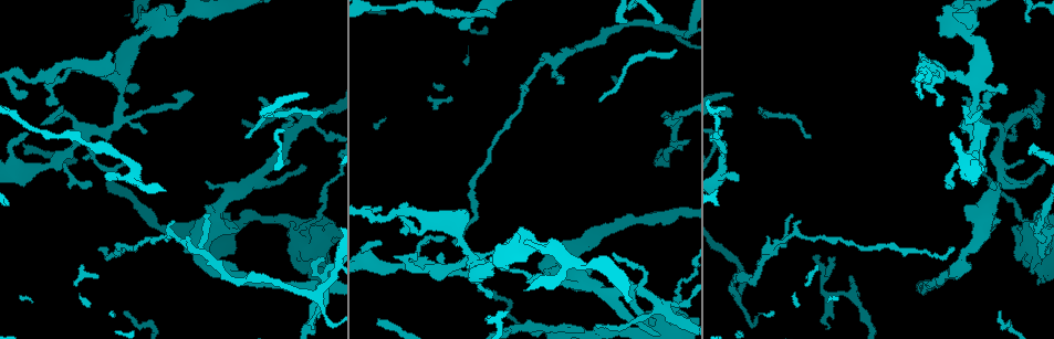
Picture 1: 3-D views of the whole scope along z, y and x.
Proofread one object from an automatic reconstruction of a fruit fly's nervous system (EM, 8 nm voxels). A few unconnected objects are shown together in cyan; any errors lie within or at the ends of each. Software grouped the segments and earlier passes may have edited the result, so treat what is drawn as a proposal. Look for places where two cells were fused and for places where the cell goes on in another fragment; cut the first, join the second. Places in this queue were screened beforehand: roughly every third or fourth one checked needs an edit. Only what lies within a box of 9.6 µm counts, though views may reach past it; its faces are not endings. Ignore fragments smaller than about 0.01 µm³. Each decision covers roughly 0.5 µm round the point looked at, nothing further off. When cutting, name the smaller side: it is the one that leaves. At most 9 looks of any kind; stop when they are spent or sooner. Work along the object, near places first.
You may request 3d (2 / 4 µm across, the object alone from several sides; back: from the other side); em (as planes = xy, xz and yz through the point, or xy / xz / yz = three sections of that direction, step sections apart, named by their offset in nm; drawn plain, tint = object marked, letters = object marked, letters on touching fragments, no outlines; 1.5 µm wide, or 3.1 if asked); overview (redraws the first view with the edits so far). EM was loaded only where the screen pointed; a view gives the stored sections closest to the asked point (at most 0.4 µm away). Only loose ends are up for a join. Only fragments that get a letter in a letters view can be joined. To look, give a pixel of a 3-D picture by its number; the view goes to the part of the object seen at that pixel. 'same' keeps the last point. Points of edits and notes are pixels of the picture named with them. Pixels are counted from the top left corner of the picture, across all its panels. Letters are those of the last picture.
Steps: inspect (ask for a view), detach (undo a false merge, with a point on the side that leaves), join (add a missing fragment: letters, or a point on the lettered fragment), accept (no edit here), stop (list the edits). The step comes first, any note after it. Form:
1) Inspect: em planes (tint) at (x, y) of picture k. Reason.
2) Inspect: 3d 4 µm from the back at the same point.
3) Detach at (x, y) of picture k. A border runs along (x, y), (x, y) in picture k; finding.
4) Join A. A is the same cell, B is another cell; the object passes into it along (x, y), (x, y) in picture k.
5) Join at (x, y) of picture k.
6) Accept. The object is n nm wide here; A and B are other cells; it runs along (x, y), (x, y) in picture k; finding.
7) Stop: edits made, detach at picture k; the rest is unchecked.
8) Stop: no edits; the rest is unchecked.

Inspect: 3d 2 µm at (945, 8) of picture 1. Free end.

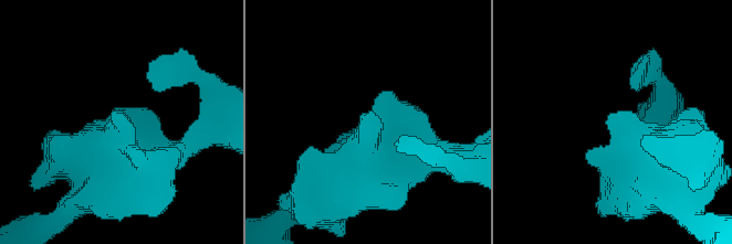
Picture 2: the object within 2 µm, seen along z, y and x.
Inspect: em planes (letters) at (368, 111) of picture 2.

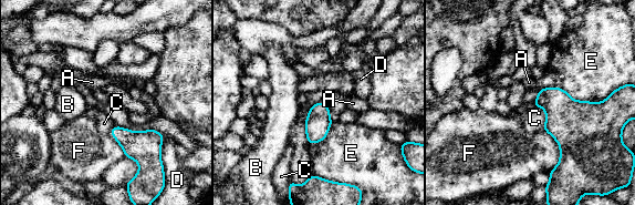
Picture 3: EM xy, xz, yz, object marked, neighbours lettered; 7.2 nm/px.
Accept. A, B, C, D, E and F are other cells; a border runs along (532, 105), (544, 111), (541, 129) in picture 3; none of them fits.

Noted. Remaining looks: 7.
Inspect: em planes (letters) at (732, 115) of picture 1. Free end.

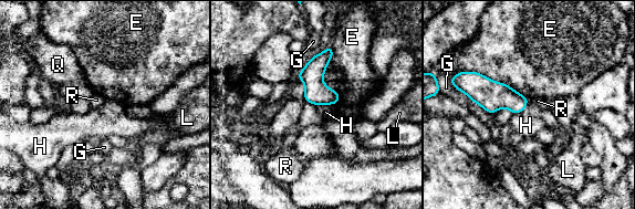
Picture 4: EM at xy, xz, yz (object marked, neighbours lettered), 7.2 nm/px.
Accept. The object is 140 nm wide here; E, G, H, L, Q and R are other cells; a border runs along (529, 101), (520, 112), (513, 114) in picture 4; no lettered fragment goes on from it.

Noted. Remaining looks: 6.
Inspect: em planes (letters) at (27, 92) of picture 1.

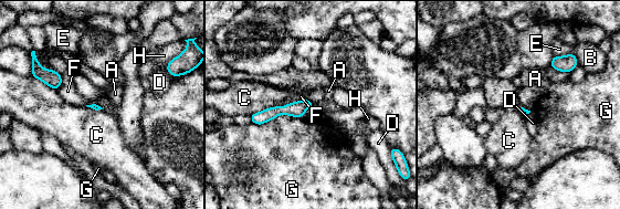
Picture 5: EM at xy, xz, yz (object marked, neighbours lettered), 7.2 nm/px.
Accept. A, B, C, D, E, F, G and H are other cells; it runs along (308, 103), (253, 119) in picture 5; no lettered fragment goes on from it.

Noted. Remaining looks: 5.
Inspect: em planes (letters) at (1033, 144) of picture 1. Thin end.

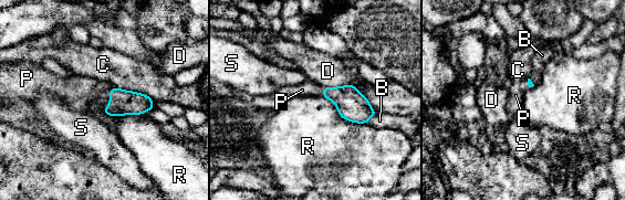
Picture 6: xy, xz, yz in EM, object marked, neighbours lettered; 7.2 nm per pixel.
Join P. The longest contact is with R, 380 nm; P is the same cell, B, C, D, R and S are other cells; the object passes into it along (122, 102), (111, 100), (83, 95) in picture 6; the cell continues.

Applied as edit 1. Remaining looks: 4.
Stop: edits made, join at picture 6; the rest is unchecked.

